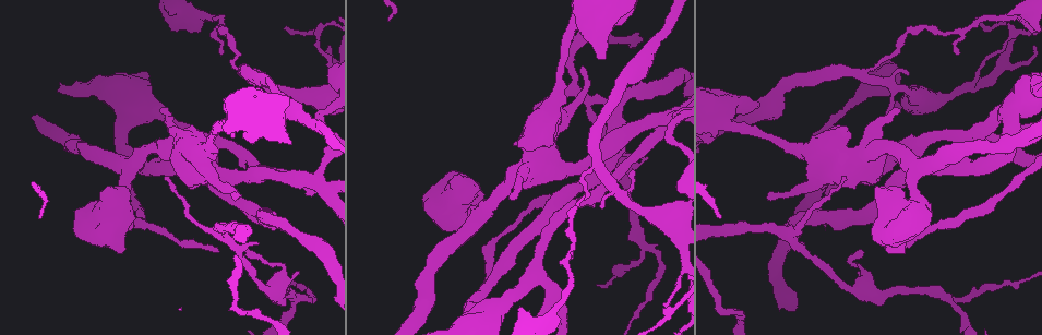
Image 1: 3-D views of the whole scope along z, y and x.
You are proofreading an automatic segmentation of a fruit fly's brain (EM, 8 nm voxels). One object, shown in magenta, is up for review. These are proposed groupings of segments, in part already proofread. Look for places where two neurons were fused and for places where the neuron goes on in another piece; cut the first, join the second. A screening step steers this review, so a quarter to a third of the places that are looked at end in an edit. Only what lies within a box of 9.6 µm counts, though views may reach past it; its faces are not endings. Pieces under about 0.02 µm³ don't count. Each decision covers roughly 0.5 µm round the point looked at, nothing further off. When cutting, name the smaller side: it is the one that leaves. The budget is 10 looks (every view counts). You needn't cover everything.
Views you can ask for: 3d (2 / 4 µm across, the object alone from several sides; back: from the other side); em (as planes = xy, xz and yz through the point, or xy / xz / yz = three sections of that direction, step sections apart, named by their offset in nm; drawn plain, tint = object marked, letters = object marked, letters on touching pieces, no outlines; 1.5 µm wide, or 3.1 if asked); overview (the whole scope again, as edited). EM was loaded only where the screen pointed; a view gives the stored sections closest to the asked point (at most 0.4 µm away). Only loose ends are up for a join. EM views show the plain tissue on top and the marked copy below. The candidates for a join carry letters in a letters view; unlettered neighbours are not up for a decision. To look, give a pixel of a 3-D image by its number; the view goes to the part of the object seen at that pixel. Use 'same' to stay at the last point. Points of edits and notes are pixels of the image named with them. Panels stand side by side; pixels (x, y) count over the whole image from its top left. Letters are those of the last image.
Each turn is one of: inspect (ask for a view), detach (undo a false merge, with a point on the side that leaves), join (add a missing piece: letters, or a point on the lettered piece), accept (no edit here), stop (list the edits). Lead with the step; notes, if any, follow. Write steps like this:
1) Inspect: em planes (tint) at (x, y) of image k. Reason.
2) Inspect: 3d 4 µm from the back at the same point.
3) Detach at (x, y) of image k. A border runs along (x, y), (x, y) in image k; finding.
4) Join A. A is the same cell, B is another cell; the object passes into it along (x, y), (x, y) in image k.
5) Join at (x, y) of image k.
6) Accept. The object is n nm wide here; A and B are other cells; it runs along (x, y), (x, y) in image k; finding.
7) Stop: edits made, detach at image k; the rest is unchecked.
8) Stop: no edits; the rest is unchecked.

Inspect: 3d 2 µm at (217, 249) of image 1. End of a long branch.

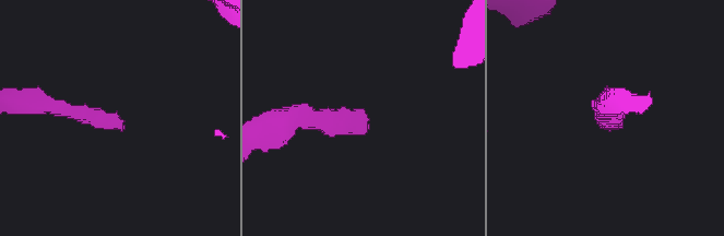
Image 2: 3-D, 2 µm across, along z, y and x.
Inspect: em xy step 8 (letters) at (367, 131) of image 2. Need the tissue.

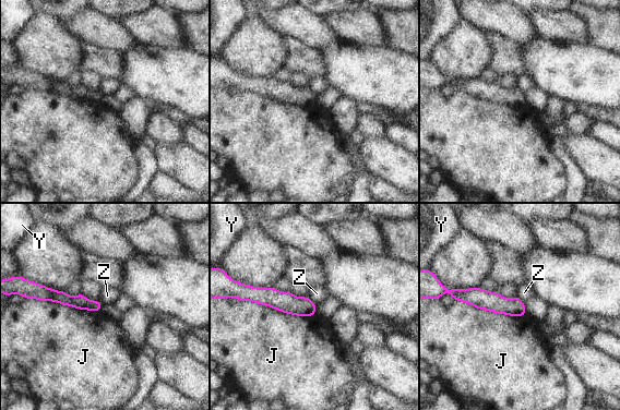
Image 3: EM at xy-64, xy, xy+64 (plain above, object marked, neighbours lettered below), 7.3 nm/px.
Inspect: em planes (letters) at the same point.

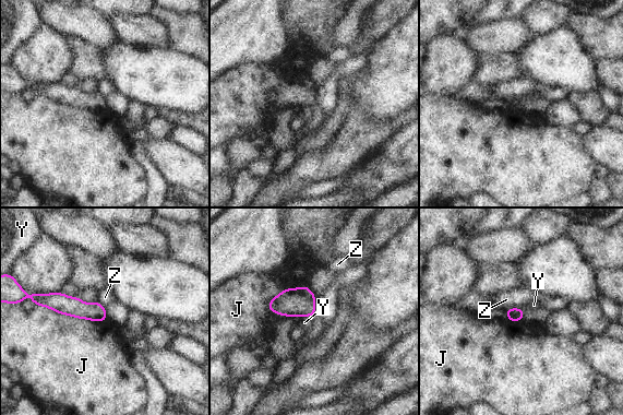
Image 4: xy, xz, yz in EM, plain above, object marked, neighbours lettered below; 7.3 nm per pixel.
Accept. The object is 100 nm wide here; J, Y and Z are other cells; a border runs along (311, 316), (291, 317) in image 4; none of them fits.

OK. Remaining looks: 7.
Inspect: 3d 4 µm at (518, 141) of image 1. Thick end.

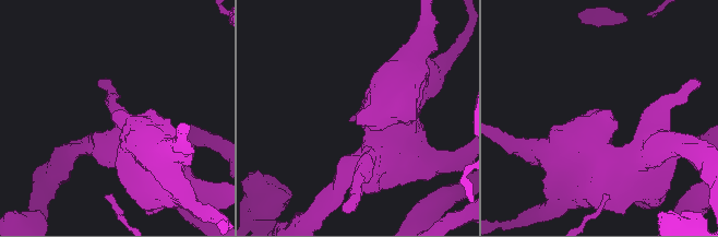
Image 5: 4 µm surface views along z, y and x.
Inspect: em xy step 4 (tint) at (356, 115) of image 5. Shape alone is not enough.

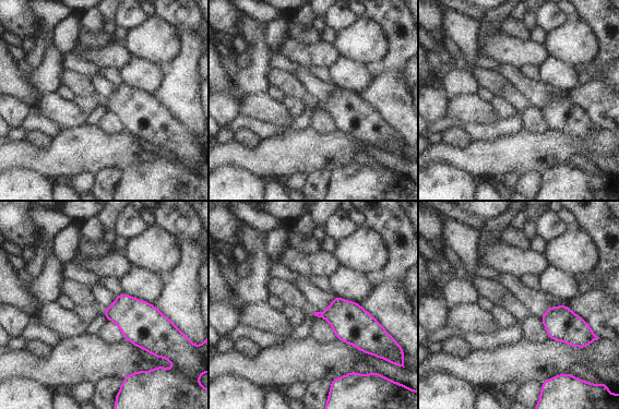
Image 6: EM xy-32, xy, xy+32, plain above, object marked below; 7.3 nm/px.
Inspect: em xy step 4 (letters) at the same point. What lies round it.

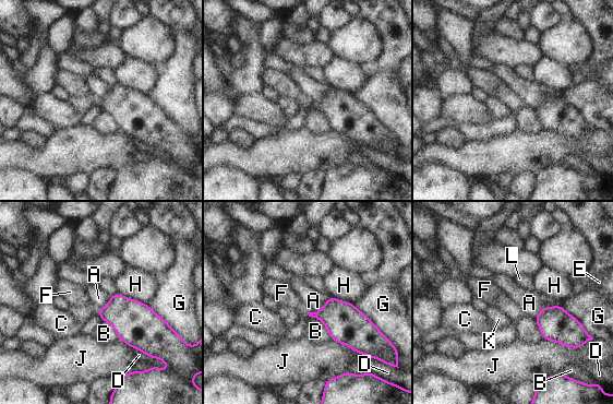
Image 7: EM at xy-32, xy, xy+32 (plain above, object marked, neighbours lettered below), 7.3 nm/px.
Accept. A, B, C, D, E, F, G, H, J, K and L are other cells; a border runs along (131, 346), (145, 353), (151, 358) in image 7; no lettered piece goes on from it.

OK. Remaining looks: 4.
Inspect: em planes (letters) at (606, 100) of image 1. An open end.

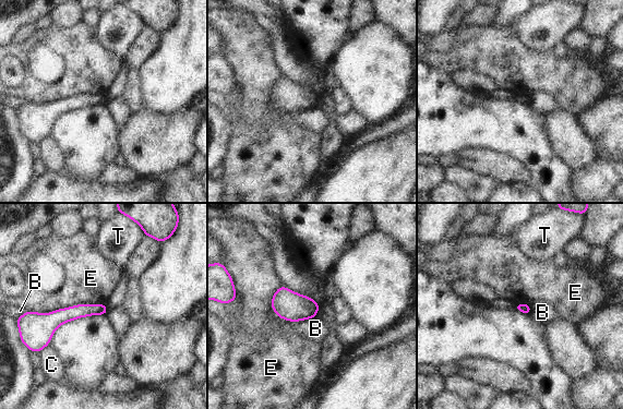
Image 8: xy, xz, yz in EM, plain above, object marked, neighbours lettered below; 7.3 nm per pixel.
Accept. The longest contact is with E, 550 nm; B, C, E and T are other cells; no lettered piece goes on from it.

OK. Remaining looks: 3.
Inspect: em planes (letters) at (1011, 32) of image 1. Two arms in line, one across.

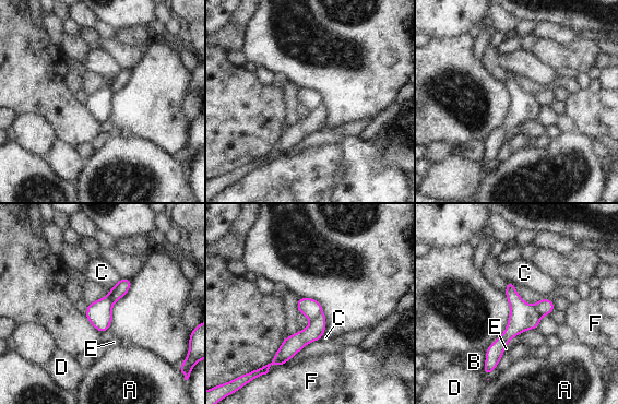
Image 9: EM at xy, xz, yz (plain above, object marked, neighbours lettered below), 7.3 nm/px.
Detach at (309, 307) of image 9. The longest contact is with B, 150 nm; A, B, C, D, E and F are other cells; a border runs along (321, 310), (311, 321) in image 9; two neurons meet here.

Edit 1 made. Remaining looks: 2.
Stop: edits made, detach at image 9; the rest is unchecked.

